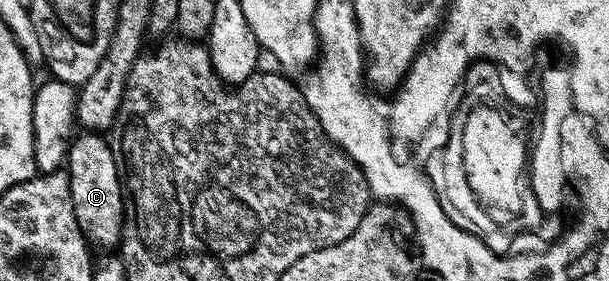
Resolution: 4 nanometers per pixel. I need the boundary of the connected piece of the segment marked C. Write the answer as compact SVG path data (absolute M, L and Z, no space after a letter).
M82 132L70 140L65 160L65 174L69 181L73 213L83 230L83 238L103 249L118 246L122 240L124 222L123 187L117 173L116 159L110 142L98 132Z

